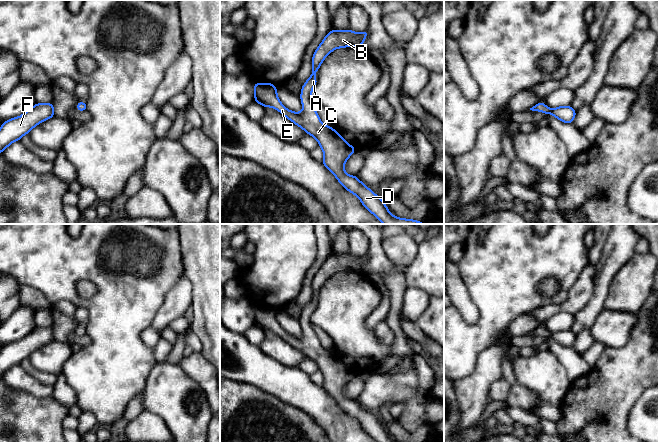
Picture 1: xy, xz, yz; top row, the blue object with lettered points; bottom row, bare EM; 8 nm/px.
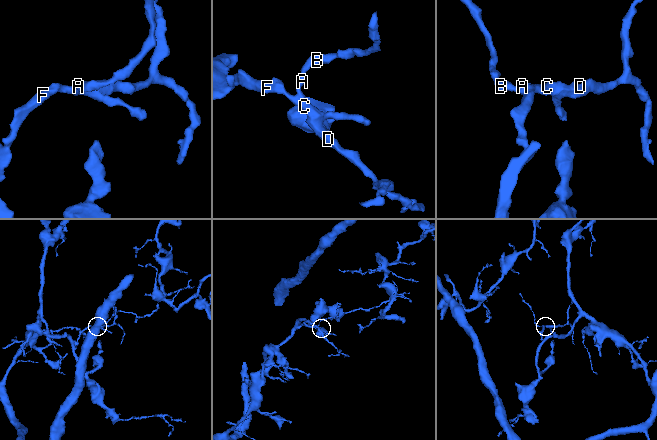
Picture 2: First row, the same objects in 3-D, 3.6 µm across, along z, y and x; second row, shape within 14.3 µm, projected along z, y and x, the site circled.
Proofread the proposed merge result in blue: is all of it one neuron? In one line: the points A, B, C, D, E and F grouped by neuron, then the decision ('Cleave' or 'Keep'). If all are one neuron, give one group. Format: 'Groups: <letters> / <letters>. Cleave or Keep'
Groups: A B C D E F. Keep

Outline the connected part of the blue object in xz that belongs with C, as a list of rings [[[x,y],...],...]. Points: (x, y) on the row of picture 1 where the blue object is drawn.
[[[333,29],[326,35],[313,54],[312,74],[302,86],[300,99],[303,110],[300,113],[285,108],[278,99],[277,88],[271,83],[254,83],[255,102],[265,108],[272,107],[278,110],[307,134],[313,136],[323,150],[323,165],[383,224],[424,224],[412,219],[395,217],[390,213],[382,198],[364,185],[357,176],[348,175],[344,171],[345,162],[354,153],[356,147],[352,147],[332,127],[324,125],[312,103],[311,93],[317,83],[315,73],[326,56],[337,48],[361,47],[368,33],[367,29],[361,33],[353,32],[350,29],[341,31]]]

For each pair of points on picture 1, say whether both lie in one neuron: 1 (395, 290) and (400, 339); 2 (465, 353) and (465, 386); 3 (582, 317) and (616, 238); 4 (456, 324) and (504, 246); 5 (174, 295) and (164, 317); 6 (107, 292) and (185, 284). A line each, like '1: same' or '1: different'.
1: same
2: different
3: same
4: same
5: same
6: different

